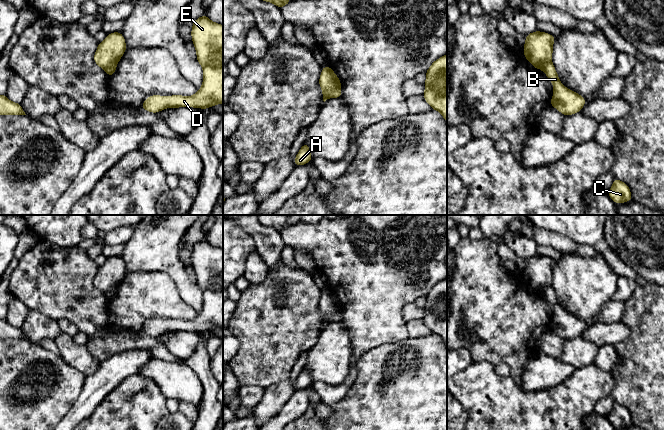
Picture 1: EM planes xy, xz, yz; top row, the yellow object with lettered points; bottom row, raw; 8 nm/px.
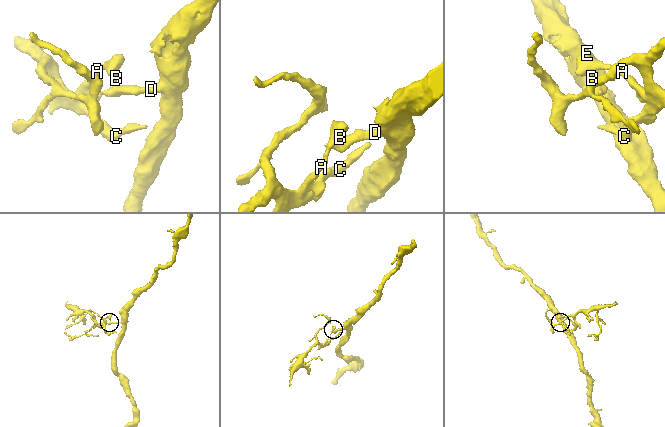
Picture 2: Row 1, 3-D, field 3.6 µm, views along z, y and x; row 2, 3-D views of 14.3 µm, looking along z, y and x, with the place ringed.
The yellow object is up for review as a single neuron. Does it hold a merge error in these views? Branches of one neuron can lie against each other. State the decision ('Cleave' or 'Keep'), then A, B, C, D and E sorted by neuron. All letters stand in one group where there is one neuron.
Cleave. Groups: A C / B D E

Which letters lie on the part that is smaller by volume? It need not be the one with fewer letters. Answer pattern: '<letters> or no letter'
A, C

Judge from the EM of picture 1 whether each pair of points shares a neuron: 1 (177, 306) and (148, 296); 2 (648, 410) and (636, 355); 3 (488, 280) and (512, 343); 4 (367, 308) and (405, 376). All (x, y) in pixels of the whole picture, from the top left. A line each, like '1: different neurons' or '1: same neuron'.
1: same neuron
2: same neuron
3: same neuron
4: different neurons

